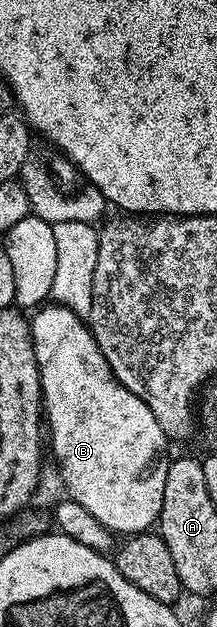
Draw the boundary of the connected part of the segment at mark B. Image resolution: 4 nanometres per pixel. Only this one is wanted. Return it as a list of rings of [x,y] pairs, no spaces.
[[[56,304],[42,305],[33,315],[30,334],[41,377],[43,422],[47,427],[48,445],[49,442],[53,445],[53,458],[69,489],[66,490],[68,497],[74,498],[114,535],[132,536],[156,527],[163,508],[164,485],[171,461],[171,454],[168,454],[170,443],[163,428],[159,428],[159,420],[155,420],[151,408],[147,408],[135,392],[128,390],[114,376],[82,315]]]

